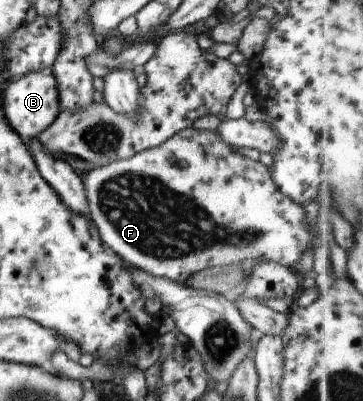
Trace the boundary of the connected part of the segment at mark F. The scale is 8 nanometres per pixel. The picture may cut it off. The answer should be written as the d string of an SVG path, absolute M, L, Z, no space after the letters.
M183 129L172 135L170 139L166 139L164 143L139 151L128 159L114 161L104 166L93 166L86 174L80 175L80 181L82 187L84 187L86 203L88 203L88 217L94 223L101 243L104 247L112 250L123 263L138 269L138 271L144 271L146 275L152 275L152 277L166 277L170 281L186 285L186 279L192 273L198 273L203 269L230 264L247 265L254 263L255 260L264 259L264 261L276 261L276 263L291 269L303 269L312 279L315 279L324 275L325 267L330 259L328 257L327 241L317 239L320 227L313 220L312 210L294 203L290 197L282 195L274 187L268 167L264 166L259 160L254 161L254 159L234 153L232 147L228 147L226 143L220 141L220 137L215 130Z

